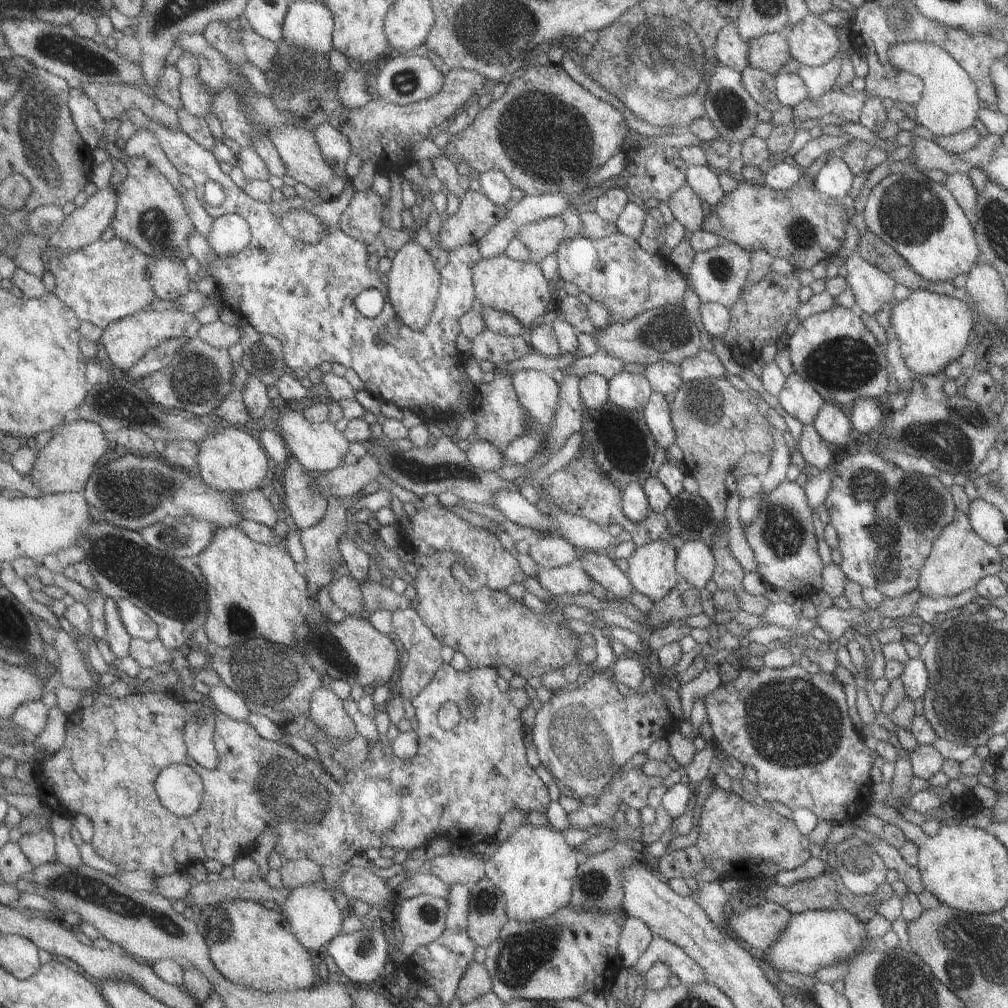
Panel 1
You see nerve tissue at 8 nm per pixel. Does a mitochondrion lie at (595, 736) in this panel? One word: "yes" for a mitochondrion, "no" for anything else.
yes

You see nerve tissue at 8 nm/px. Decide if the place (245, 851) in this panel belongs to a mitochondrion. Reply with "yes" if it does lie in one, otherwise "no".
no

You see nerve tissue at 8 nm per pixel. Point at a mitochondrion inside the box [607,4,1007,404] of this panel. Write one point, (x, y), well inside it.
(666, 63)

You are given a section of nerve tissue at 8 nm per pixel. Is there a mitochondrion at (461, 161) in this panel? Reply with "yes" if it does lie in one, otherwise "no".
no

